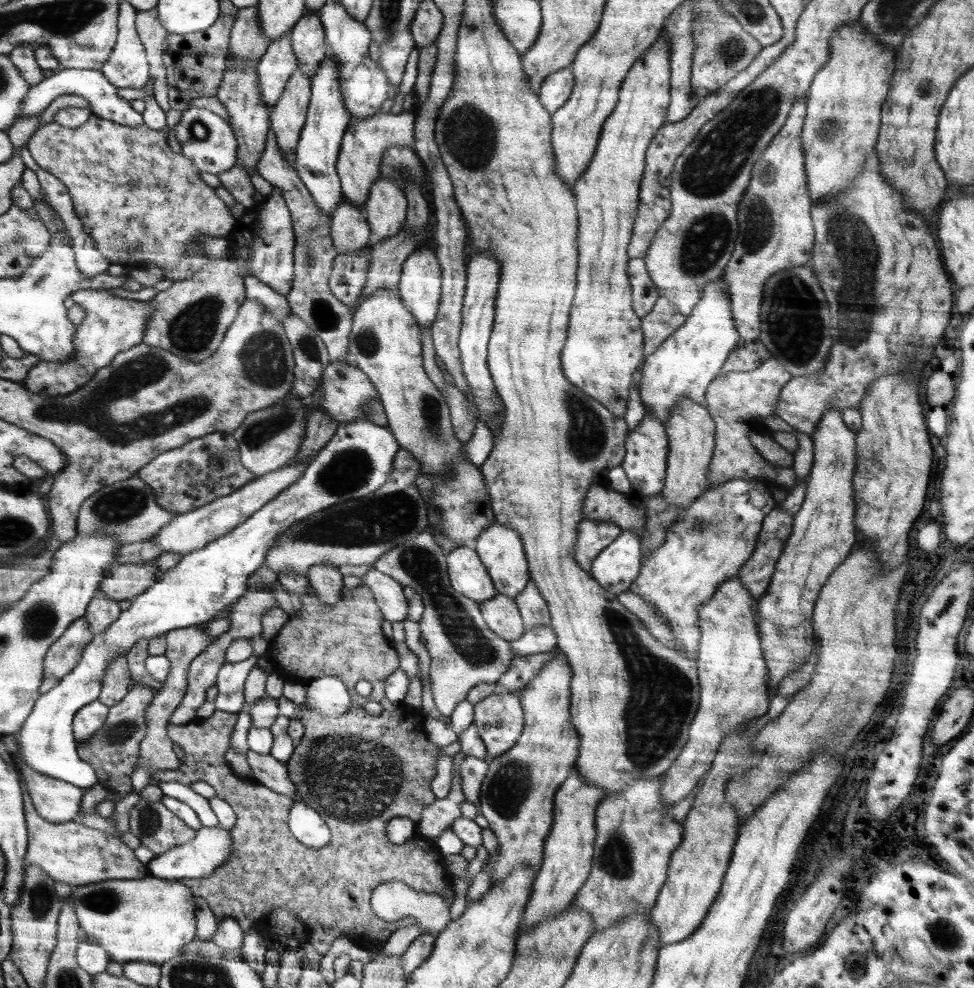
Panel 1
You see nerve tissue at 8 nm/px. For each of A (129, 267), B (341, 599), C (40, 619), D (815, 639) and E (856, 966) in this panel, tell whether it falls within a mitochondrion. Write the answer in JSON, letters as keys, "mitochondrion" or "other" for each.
{"A":"other","B":"other","C":"mitochondrion","D":"other","E":"other"}

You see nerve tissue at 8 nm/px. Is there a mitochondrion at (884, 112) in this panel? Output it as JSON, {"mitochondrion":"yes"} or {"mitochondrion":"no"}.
{"mitochondrion":"no"}

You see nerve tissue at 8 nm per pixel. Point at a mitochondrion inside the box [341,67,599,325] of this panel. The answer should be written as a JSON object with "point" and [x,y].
{"point":[470,133]}

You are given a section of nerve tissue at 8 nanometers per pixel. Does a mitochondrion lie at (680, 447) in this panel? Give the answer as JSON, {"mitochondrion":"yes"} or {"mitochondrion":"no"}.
{"mitochondrion":"no"}

